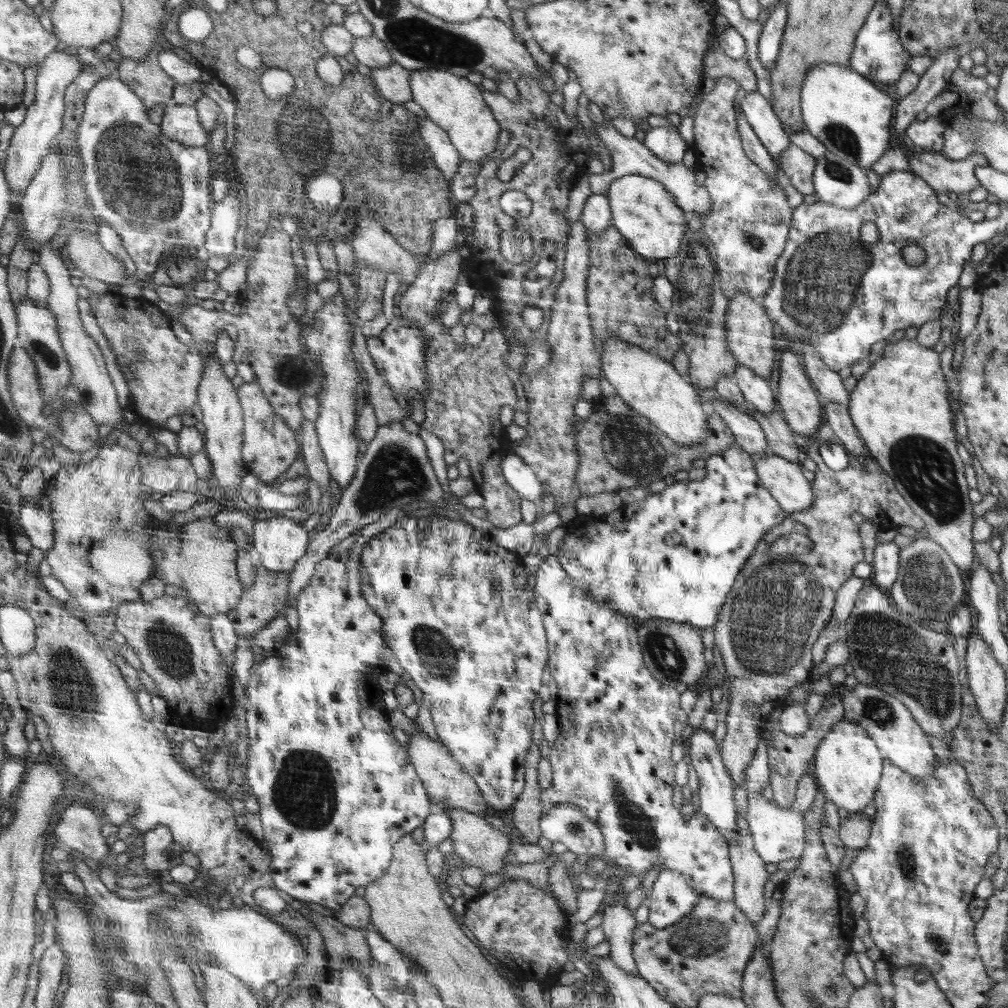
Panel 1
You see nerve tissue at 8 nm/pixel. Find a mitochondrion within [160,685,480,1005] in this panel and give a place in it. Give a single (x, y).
(304, 792)

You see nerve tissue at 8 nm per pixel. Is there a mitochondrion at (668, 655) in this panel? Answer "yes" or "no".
yes

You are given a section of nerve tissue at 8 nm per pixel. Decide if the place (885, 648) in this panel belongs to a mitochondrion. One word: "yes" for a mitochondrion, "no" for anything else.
yes

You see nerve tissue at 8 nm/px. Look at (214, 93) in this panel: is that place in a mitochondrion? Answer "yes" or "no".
no

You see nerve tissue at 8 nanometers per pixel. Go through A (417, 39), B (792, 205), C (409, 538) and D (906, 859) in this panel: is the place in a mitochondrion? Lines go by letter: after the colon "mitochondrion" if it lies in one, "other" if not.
A: mitochondrion
B: other
C: other
D: mitochondrion

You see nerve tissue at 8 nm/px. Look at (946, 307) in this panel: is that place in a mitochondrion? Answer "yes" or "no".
no

